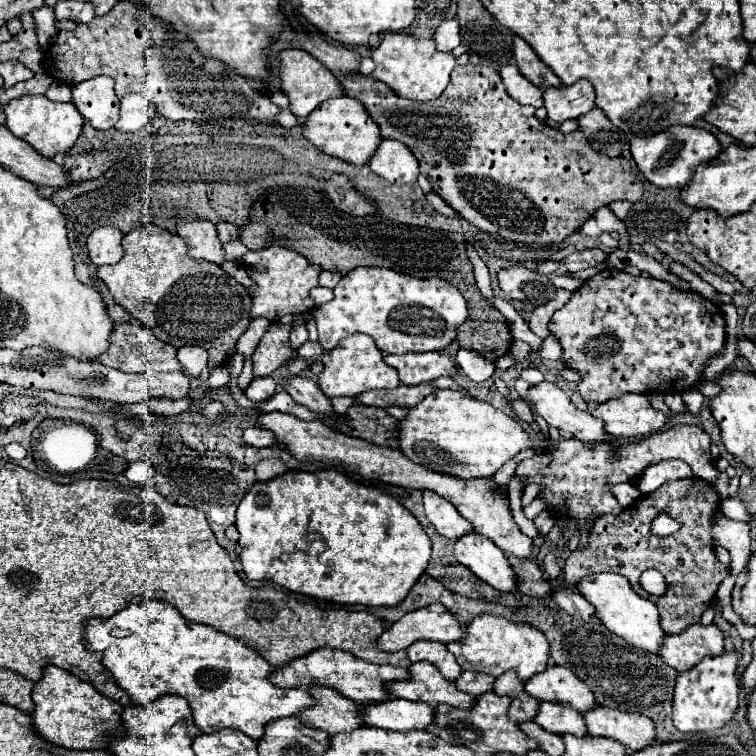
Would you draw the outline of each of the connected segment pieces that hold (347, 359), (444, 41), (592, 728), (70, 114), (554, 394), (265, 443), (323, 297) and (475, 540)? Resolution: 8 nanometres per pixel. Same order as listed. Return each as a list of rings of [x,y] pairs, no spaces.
[[[350,335],[348,339],[342,339],[332,351],[324,353],[322,357],[324,371],[318,377],[320,389],[326,397],[356,397],[370,389],[394,389],[400,385],[396,369],[388,367],[382,359],[382,351],[376,347],[374,339],[368,335]]]
[[[442,21],[434,33],[434,41],[436,41],[436,49],[438,51],[452,51],[454,47],[460,45],[460,29],[458,29],[458,21]]]
[[[596,705],[584,713],[584,723],[590,735],[614,739],[630,753],[644,749],[656,737],[654,723],[640,713],[624,713]]]
[[[22,95],[10,101],[4,107],[4,111],[6,111],[6,127],[16,137],[28,141],[40,155],[50,159],[58,153],[68,153],[76,145],[84,125],[84,117],[78,113],[74,103],[54,103],[44,95],[32,95],[32,97]]]
[[[542,381],[528,389],[528,405],[534,413],[544,417],[544,421],[550,427],[568,431],[568,433],[572,433],[572,437],[576,437],[580,441],[596,443],[596,441],[612,439],[604,431],[600,419],[592,417],[586,411],[578,411],[570,403],[568,395],[550,381]]]
[[[246,427],[244,429],[244,441],[250,447],[270,447],[274,445],[274,433],[264,427]]]
[[[314,287],[312,291],[310,291],[310,297],[314,299],[314,303],[316,305],[322,305],[322,303],[328,303],[328,301],[332,301],[332,289],[328,289],[328,287]]]
[[[476,533],[464,535],[456,541],[454,555],[484,583],[502,593],[516,593],[518,577],[504,551],[500,551],[490,539]]]

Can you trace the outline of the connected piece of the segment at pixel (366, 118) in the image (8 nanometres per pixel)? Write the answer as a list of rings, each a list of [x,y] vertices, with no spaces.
[[[338,97],[338,99],[324,101],[316,111],[312,111],[312,115],[306,117],[304,137],[310,139],[322,153],[344,159],[358,167],[366,165],[372,151],[376,151],[378,145],[382,143],[380,127],[372,121],[366,107],[352,97]]]

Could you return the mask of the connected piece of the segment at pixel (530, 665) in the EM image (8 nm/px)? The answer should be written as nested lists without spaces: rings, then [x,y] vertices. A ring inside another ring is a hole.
[[[492,615],[474,617],[474,621],[466,625],[466,635],[460,641],[448,643],[446,649],[456,657],[464,671],[498,677],[504,671],[514,669],[522,681],[528,681],[532,675],[540,673],[548,661],[548,641],[536,627],[526,623],[512,623]]]

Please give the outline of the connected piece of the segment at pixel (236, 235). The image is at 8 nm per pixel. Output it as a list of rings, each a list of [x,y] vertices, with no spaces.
[[[218,223],[216,225],[216,229],[218,229],[218,235],[220,235],[220,241],[222,243],[228,243],[228,241],[240,241],[240,231],[238,231],[238,227],[234,227],[232,223]]]

